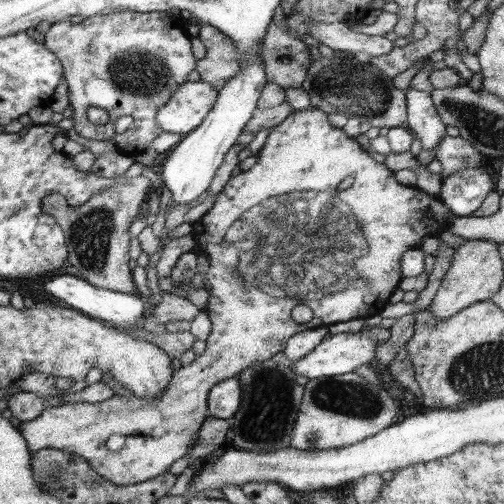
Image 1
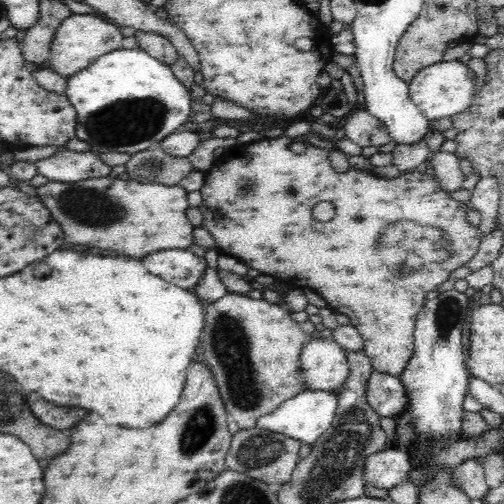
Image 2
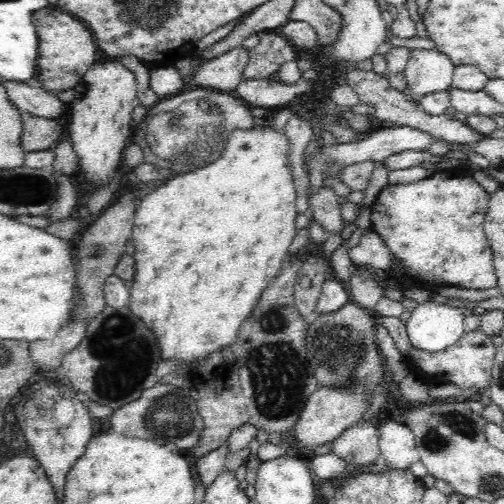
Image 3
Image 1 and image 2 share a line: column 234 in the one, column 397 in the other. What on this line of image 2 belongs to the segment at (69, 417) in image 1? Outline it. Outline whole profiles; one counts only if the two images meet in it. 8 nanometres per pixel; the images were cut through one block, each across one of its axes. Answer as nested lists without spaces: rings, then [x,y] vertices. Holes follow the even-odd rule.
[[[280,136],[280,138],[272,138],[272,140],[262,140],[262,142],[252,142],[252,144],[236,144],[232,148],[226,148],[226,152],[214,160],[210,172],[204,174],[204,186],[200,188],[202,192],[202,214],[204,214],[204,220],[202,220],[202,226],[214,236],[216,240],[216,246],[228,254],[228,256],[236,256],[248,270],[260,270],[262,274],[268,274],[268,276],[274,276],[278,282],[290,286],[290,290],[314,290],[318,292],[326,302],[328,302],[328,308],[338,312],[338,314],[346,314],[350,318],[350,326],[356,326],[358,332],[362,334],[364,338],[364,352],[366,356],[370,356],[372,360],[372,366],[374,366],[374,372],[382,372],[382,374],[392,374],[392,376],[400,376],[412,354],[414,354],[414,326],[416,326],[416,316],[418,316],[418,310],[422,310],[424,302],[426,302],[426,294],[432,292],[436,286],[440,286],[442,282],[448,280],[450,272],[452,270],[458,270],[460,266],[466,266],[472,256],[476,254],[480,242],[482,242],[482,234],[478,230],[478,226],[470,226],[470,222],[466,220],[466,206],[464,202],[458,202],[450,196],[450,192],[442,190],[438,184],[438,178],[426,170],[424,166],[418,168],[416,172],[410,172],[410,174],[400,174],[396,178],[390,178],[390,180],[384,180],[384,178],[378,178],[374,174],[364,172],[364,170],[354,170],[350,168],[348,172],[334,172],[332,166],[330,166],[330,152],[324,150],[324,148],[316,148],[312,144],[306,142],[306,152],[304,154],[294,154],[288,150],[288,146],[296,142],[294,138],[286,138],[286,136]],[[318,202],[332,202],[334,208],[336,208],[336,216],[330,220],[330,222],[318,222],[312,218],[312,208],[318,204]]]

